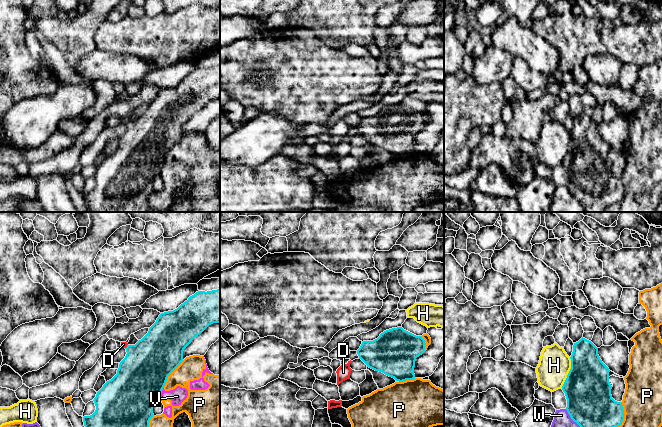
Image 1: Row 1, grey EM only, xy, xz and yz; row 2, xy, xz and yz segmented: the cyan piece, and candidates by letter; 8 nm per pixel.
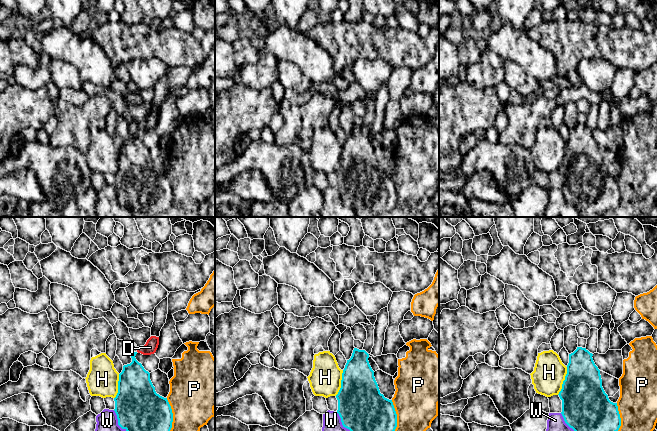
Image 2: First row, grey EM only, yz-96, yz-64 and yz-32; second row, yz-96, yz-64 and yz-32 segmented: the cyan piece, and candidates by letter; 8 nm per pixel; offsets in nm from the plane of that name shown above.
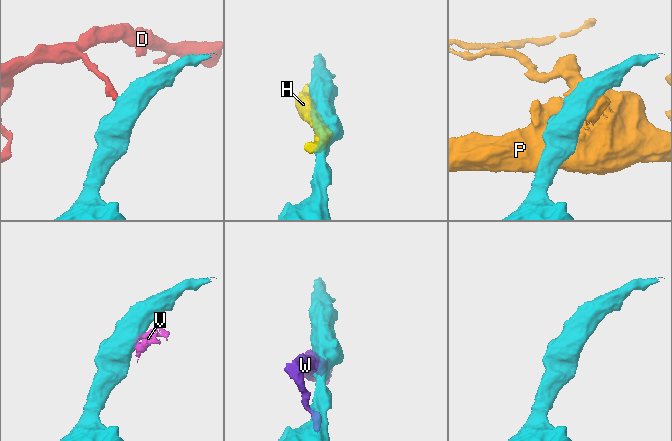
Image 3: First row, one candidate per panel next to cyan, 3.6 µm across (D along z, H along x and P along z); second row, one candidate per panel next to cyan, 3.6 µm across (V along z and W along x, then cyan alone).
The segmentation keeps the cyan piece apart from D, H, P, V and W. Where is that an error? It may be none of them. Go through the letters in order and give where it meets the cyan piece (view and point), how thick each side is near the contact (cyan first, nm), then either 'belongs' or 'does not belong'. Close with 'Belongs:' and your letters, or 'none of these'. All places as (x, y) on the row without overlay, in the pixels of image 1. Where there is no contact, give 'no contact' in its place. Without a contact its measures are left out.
D: meets cyan in xy at (127, 122); 380 nm thick on the cyan side, 50 nm on the other; does not belong
H: meets cyan in yz at (568, 149); 360 nm thick on the cyan side, 260 nm on the other; does not belong
P: meets cyan in xy at (170, 149); 400 nm thick on the cyan side, 190 nm on the other; does not belong
V: meets cyan in xy at (160, 169); 400 nm thick on the cyan side, 120 nm on the other; does not belong
W: meets cyan in yz at (575, 197); 360 nm thick on the cyan side, 260 nm on the other; does not belong
Belongs: none of these

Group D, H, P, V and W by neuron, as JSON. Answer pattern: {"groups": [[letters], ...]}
{"groups": [["D"], ["H"], ["P", "V"], ["W"]]}

